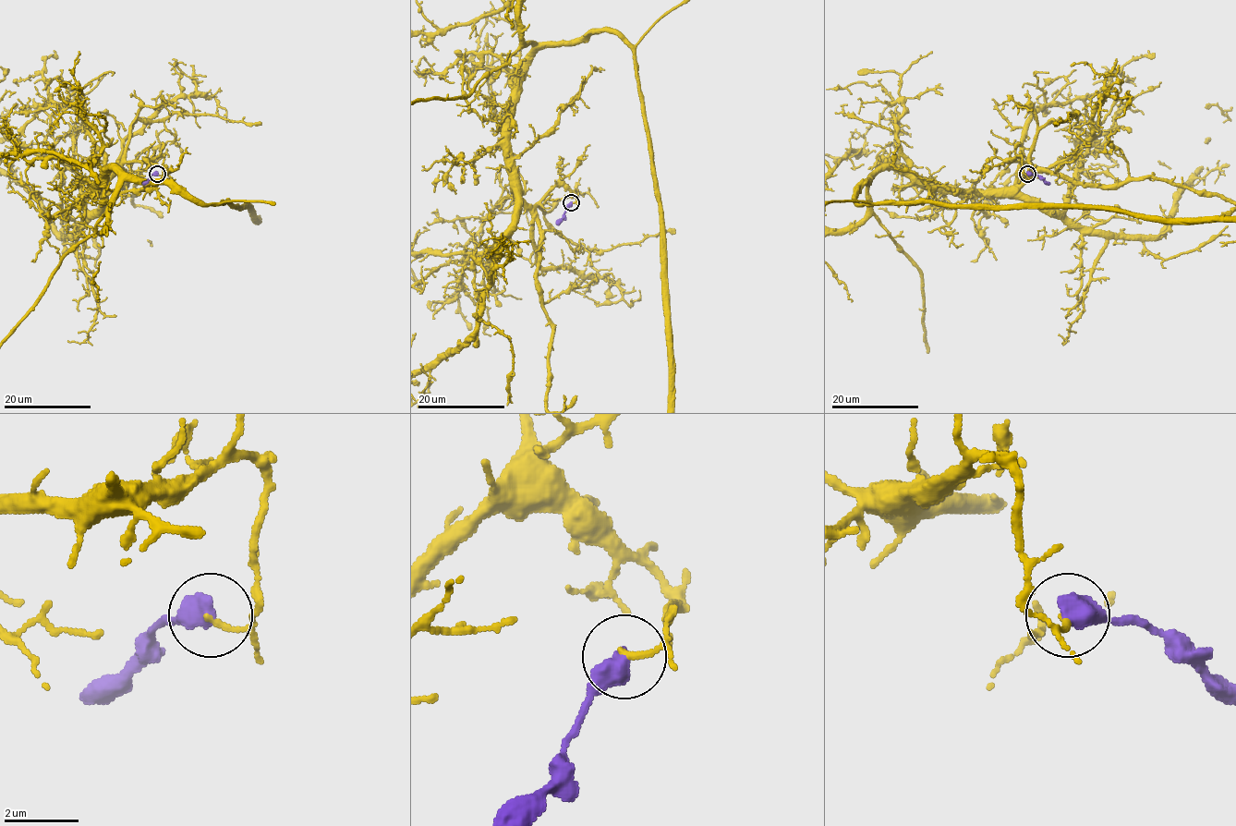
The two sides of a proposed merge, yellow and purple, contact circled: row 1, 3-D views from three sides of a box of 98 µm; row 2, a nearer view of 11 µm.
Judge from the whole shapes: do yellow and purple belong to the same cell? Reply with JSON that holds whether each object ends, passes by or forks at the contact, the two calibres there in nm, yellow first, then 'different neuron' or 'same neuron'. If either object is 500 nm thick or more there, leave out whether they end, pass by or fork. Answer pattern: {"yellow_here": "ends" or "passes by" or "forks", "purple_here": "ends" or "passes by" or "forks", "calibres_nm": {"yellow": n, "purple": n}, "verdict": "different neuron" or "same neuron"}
{"calibres_nm": {"yellow": 150, "purple": 650}, "verdict": "different neuron"}

